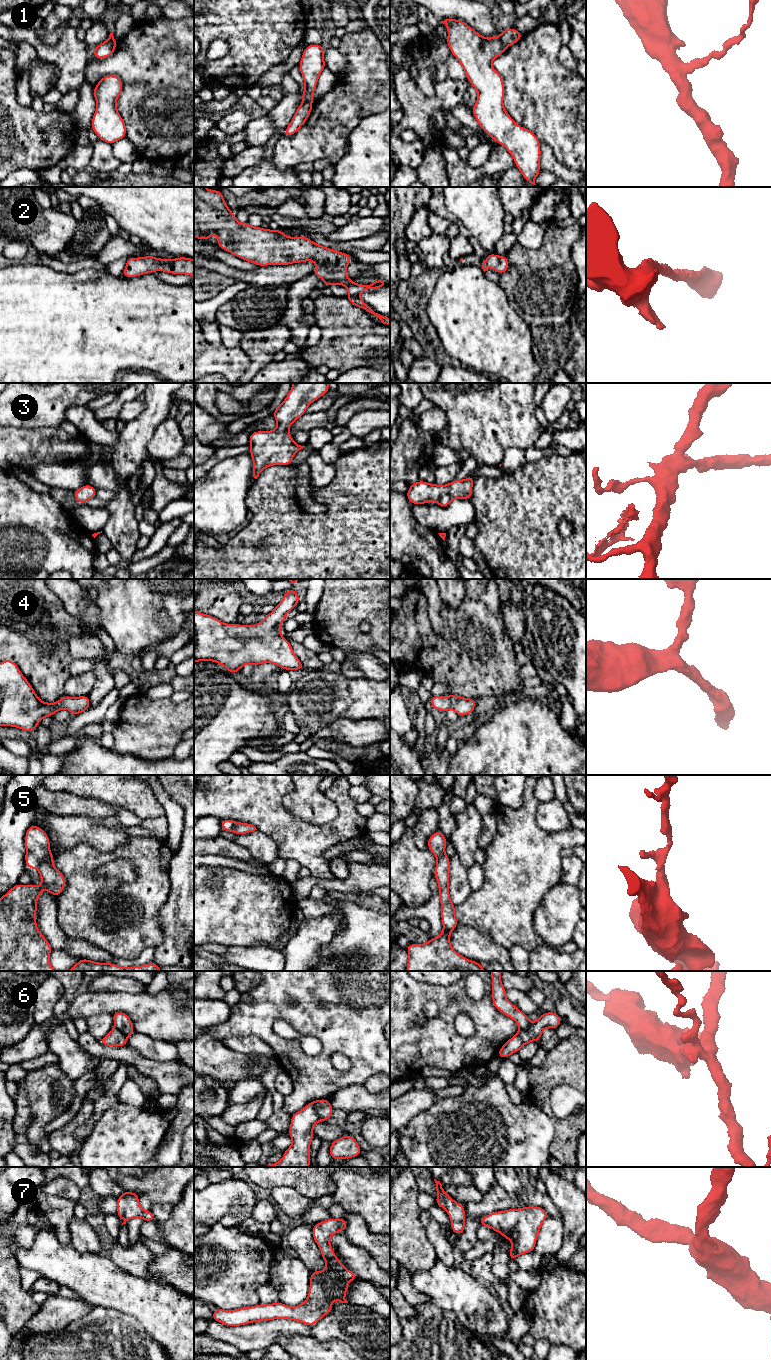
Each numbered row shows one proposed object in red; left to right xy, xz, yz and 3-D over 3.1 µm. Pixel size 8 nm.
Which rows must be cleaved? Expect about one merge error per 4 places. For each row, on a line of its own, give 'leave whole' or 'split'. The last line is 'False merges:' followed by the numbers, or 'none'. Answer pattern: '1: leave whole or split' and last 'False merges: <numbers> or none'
1: split
2: leave whole
3: leave whole
4: leave whole
5: split
6: split
7: leave whole
False merges: 1, 5, 6

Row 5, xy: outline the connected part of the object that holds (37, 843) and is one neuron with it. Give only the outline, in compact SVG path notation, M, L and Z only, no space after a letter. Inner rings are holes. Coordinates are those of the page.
M31 825L25 834L25 861L27 868L38 869L42 860L50 854L50 839L46 832Z

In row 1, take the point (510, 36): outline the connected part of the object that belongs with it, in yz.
M511 27L502 31L499 35L500 40L505 45L505 47L509 47L515 43L517 43L524 34L520 33L517 29Z

